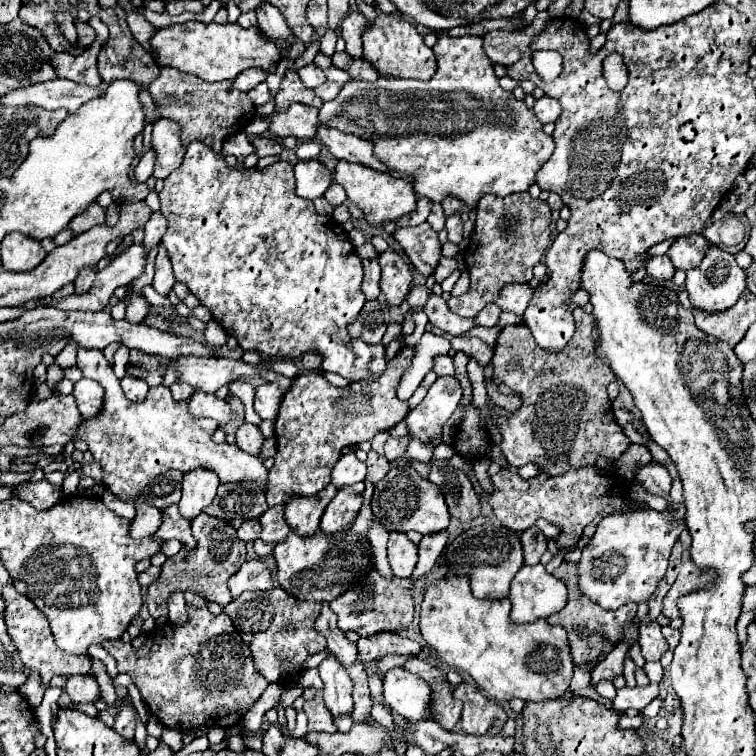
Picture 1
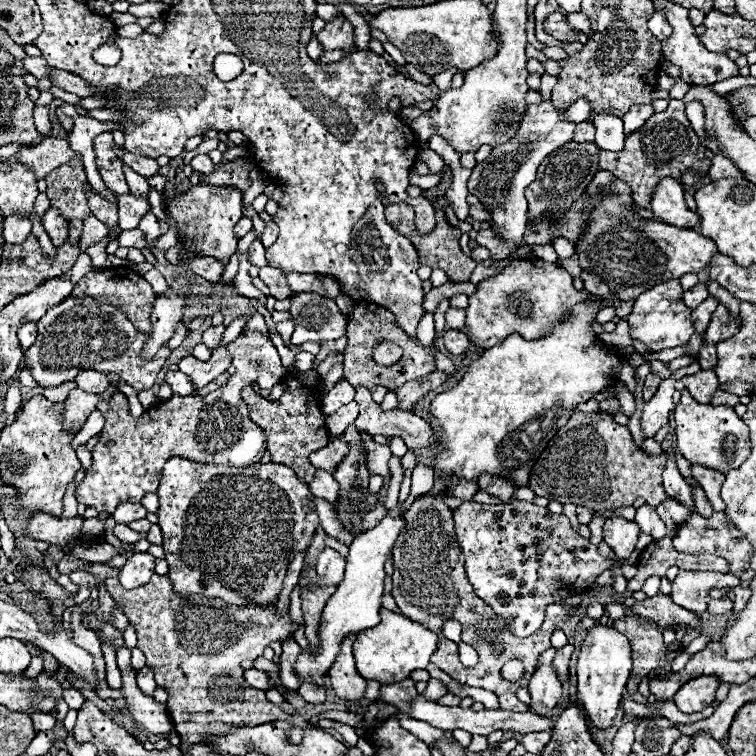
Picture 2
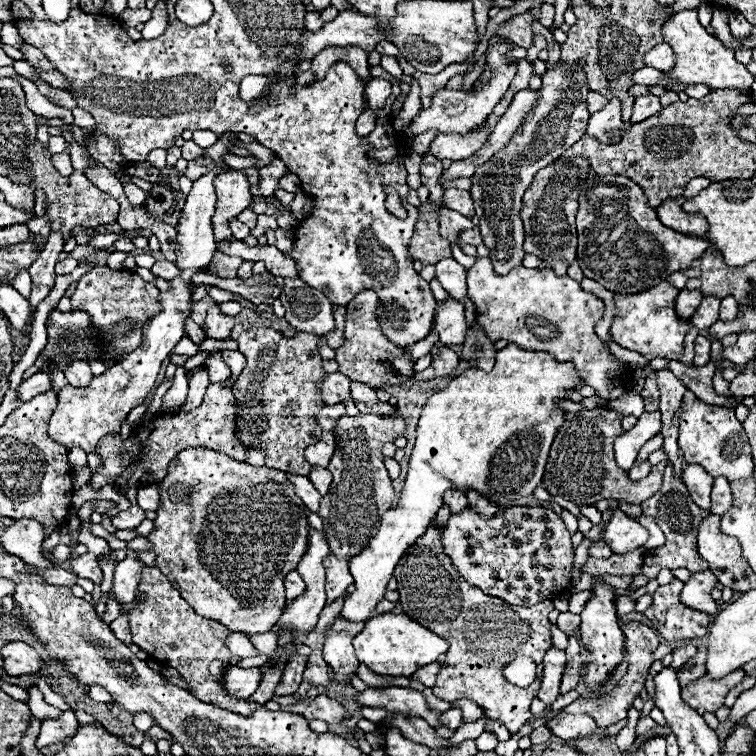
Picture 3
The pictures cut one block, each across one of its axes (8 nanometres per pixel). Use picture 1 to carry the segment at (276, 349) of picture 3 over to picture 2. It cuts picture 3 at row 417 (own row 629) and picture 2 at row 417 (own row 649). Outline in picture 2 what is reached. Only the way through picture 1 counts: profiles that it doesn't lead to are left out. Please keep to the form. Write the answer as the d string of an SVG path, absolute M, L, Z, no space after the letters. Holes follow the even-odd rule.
M342 336L340 340L334 342L322 342L320 344L320 352L314 358L312 370L310 372L300 372L294 370L292 374L284 376L282 386L284 386L284 394L280 400L274 402L266 402L264 398L256 396L256 392L246 386L242 390L242 398L248 404L250 410L250 418L266 432L268 438L268 452L272 454L272 462L274 464L286 464L288 468L292 468L298 478L304 484L310 484L316 468L308 462L308 456L320 448L324 448L324 444L328 444L328 430L324 424L324 412L322 412L322 402L318 402L320 396L320 378L318 378L318 364L332 352L342 352L346 348L346 336Z

